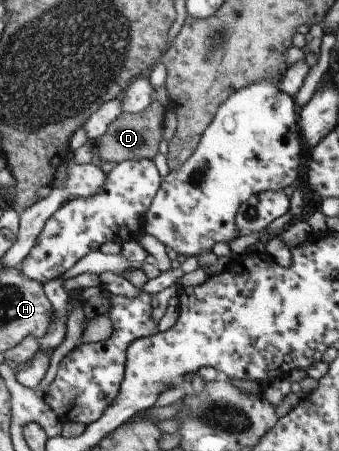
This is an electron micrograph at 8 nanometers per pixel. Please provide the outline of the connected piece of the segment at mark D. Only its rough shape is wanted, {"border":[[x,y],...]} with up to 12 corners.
{"border":[[159,102],[119,115],[97,139],[101,162],[151,160],[162,140]]}

